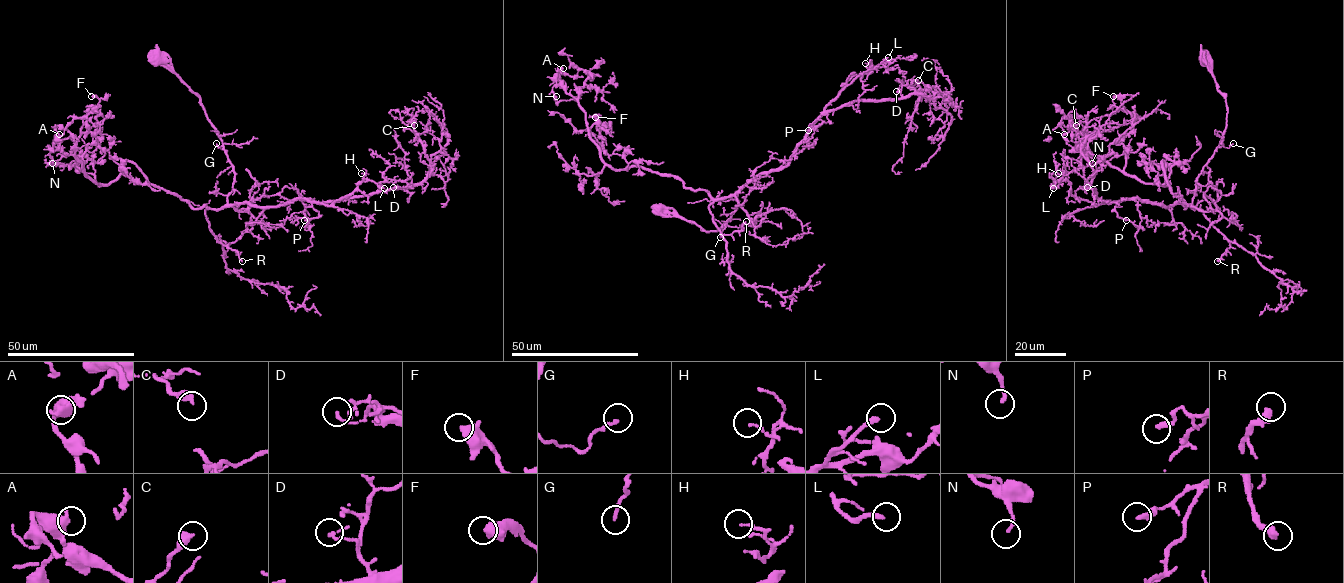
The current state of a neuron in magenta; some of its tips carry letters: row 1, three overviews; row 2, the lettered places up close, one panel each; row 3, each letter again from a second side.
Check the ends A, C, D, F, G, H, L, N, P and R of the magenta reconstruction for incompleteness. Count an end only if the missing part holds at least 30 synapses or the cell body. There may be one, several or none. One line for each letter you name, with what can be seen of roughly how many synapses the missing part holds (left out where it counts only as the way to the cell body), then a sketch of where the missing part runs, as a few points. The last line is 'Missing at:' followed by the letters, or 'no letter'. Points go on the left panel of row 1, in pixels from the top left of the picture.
Missing at: no letter

